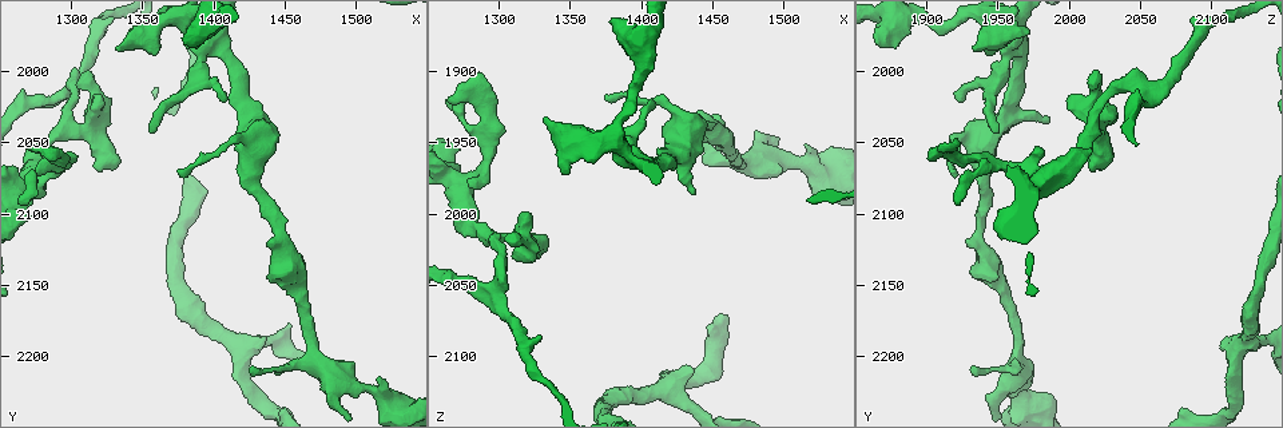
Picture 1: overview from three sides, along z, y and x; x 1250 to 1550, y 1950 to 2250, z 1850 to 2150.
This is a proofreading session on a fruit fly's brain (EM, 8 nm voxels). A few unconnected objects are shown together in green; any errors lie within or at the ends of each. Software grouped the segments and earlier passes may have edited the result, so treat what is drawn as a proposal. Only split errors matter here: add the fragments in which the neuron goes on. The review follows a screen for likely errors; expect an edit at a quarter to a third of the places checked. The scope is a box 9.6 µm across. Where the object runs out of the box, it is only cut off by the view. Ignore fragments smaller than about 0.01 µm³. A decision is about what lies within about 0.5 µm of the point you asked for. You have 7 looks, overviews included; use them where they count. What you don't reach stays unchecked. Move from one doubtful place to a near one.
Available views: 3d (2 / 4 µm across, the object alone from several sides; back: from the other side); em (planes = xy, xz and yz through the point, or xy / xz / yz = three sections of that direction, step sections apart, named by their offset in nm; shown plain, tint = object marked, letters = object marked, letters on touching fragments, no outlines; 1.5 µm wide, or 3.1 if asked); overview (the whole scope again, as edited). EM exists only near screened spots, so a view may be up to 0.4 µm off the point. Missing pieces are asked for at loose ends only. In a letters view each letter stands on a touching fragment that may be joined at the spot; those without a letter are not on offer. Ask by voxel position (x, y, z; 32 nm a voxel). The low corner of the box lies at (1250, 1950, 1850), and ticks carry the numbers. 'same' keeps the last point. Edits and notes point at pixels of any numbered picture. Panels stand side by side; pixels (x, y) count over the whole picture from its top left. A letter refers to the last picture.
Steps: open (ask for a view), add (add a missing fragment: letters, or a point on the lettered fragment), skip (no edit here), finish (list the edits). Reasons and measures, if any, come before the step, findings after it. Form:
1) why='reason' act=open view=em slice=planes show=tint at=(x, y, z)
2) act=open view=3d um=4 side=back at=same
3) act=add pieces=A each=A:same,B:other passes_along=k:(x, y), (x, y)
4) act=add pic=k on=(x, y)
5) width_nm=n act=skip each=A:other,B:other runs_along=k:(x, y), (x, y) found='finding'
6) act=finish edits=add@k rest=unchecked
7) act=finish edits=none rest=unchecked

why='free end' act=open view=3d um=2 at=(1330, 1986, 1934)

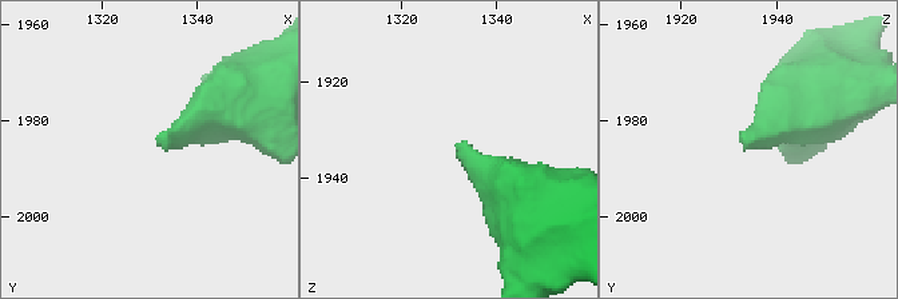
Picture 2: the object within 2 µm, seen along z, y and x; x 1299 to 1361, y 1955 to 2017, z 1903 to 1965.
act=open view=em um=3.1 slice=planes show=letters at=(1332, 1985, 1934)

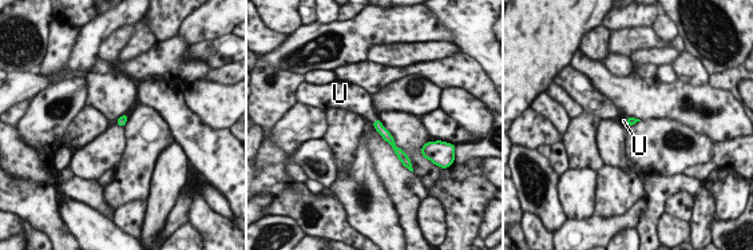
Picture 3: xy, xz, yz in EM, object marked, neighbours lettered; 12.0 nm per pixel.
longest_contact=U:120nm act=add pieces=U each=U:same passes_along=3:(631, 120), (627, 122), (623, 120) found='the neuron continues'

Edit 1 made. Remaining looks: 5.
why='an open end' act=open view=em slice=planes show=plain at=(1438, 2188, 2114)

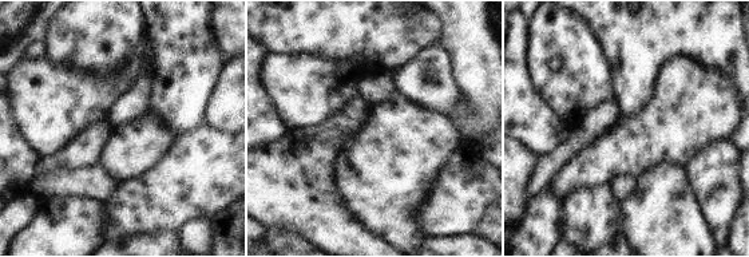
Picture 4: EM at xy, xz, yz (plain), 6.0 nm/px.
act=open view=em slice=planes show=letters at=same

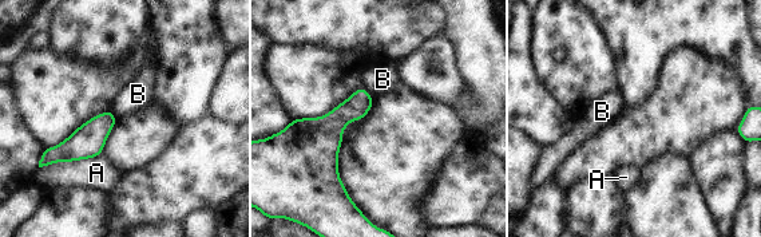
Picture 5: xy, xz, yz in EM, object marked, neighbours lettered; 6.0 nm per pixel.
act=skip each=A:other,B:other border=5:(363, 86), (373, 99) found='no lettered fragment goes on from it'

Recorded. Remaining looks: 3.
why='an open end' act=open view=3d um=2 at=(1426, 2208, 1932)

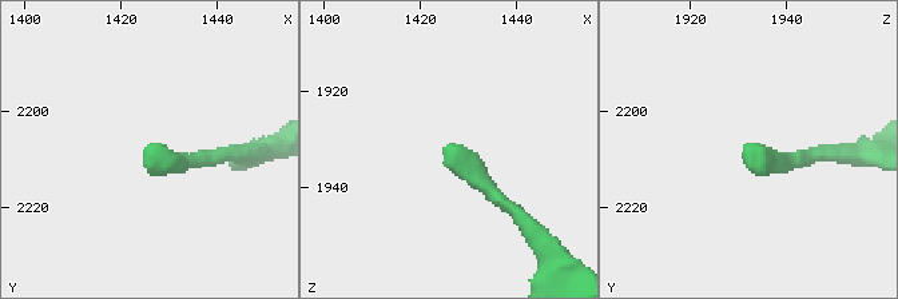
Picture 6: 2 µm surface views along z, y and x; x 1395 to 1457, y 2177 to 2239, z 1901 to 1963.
act=open view=em slice=planes show=letters at=(1425, 2209, 1932)

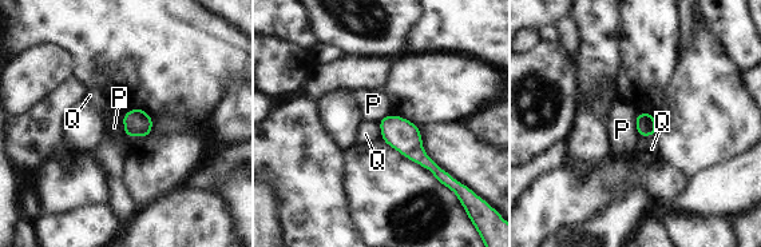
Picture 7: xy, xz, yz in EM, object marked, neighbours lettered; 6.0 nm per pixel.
act=skip each=P:other,Q:other border=7:(123, 114), (123, 131), (127, 138) found='none of them fits'

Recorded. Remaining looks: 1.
act=finish edits=add@3 rest=unchecked

